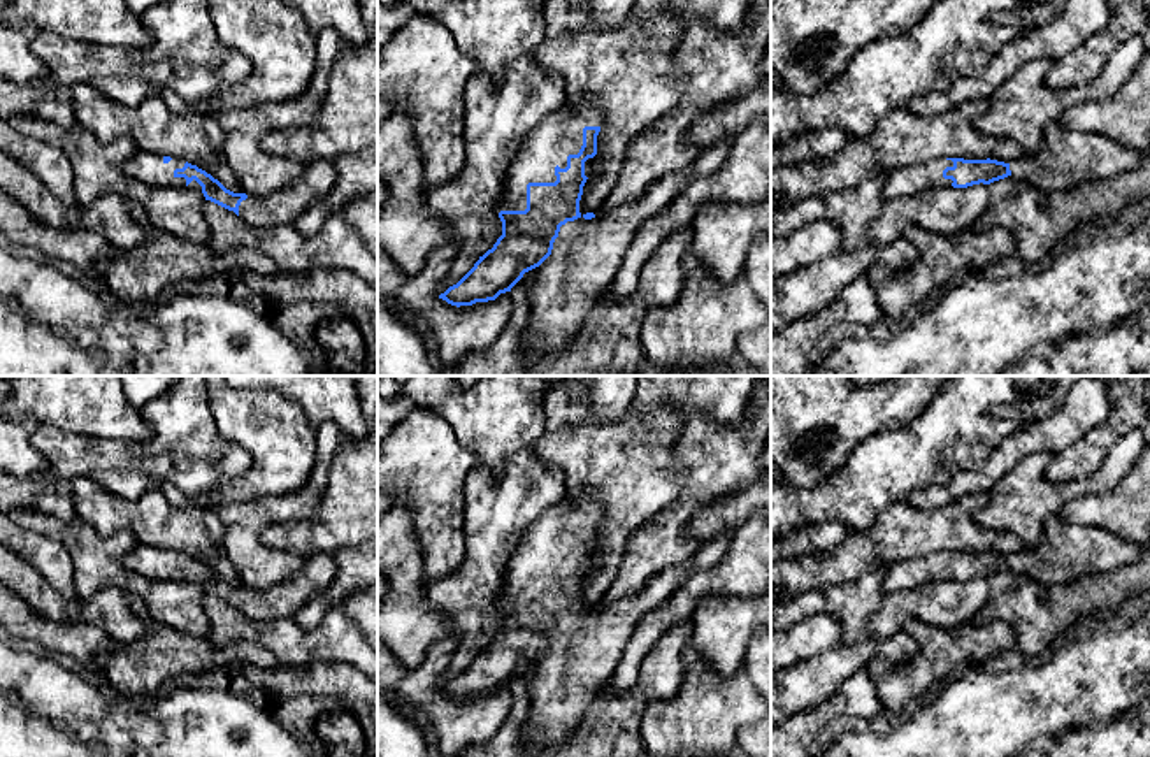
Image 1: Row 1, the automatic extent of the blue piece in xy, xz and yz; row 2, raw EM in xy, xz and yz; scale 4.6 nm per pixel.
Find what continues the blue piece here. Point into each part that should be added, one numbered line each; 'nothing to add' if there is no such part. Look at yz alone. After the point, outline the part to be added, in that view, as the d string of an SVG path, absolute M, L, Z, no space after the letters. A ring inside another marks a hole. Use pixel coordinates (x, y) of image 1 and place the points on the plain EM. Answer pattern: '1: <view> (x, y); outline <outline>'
1: yz (905, 575); outline M938 552L925 557L892 562L887 566L883 588L887 592L913 590L927 581L952 580L953 574L943 571L946 560L953 560L953 555Z

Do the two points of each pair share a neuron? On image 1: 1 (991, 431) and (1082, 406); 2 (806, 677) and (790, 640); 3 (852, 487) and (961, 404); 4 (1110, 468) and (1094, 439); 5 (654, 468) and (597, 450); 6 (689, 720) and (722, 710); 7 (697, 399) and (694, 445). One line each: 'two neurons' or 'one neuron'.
1: two neurons
2: two neurons
3: one neuron
4: two neurons
5: one neuron
6: one neuron
7: two neurons

